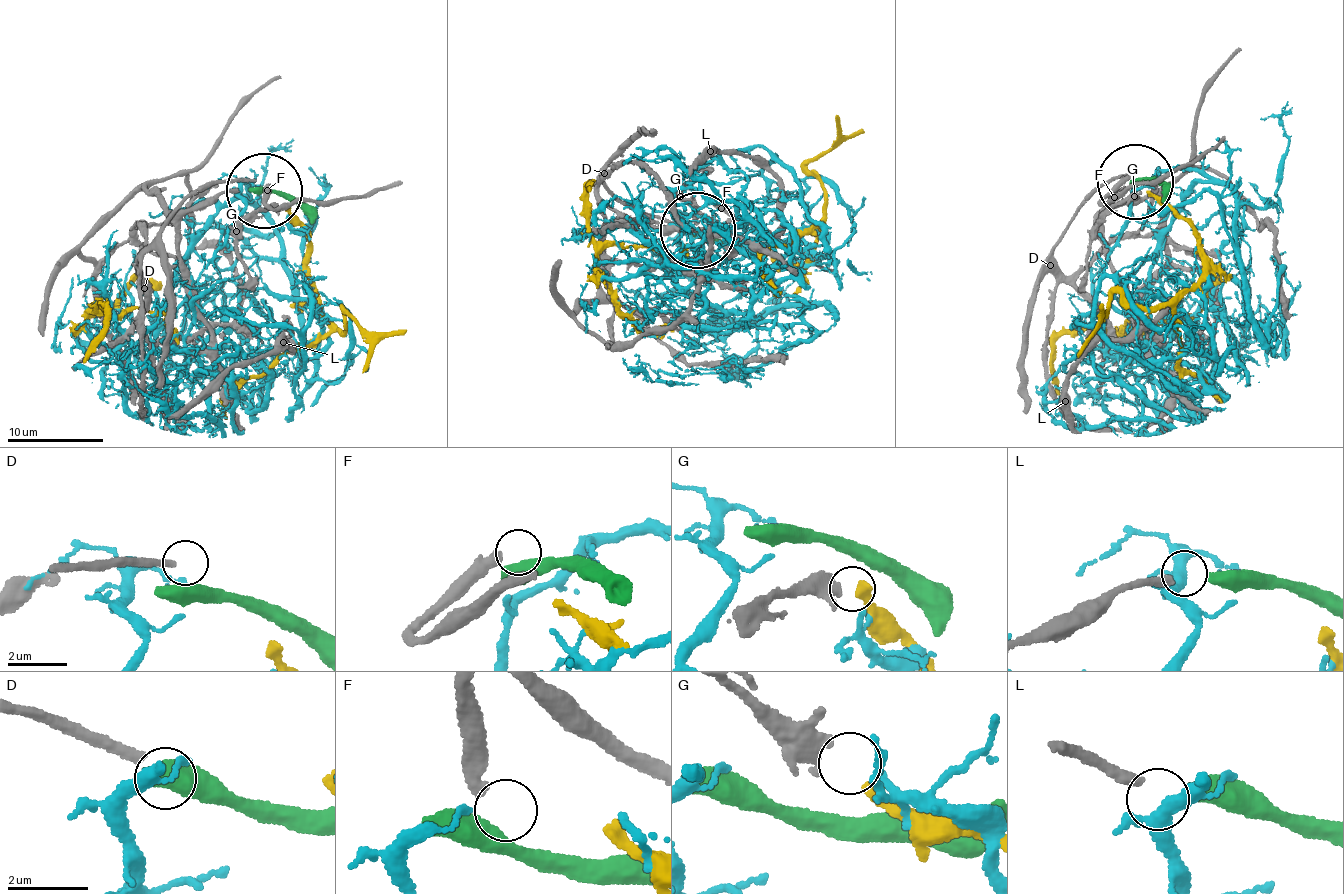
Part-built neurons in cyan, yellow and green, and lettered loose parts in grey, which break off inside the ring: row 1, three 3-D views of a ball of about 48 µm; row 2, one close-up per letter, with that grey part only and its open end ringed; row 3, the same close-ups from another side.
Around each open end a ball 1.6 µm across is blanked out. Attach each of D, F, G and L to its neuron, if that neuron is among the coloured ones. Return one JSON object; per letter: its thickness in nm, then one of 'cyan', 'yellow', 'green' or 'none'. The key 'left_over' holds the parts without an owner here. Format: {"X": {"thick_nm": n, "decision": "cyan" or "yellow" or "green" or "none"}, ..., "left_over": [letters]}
{"D": {"thick_nm": 240, "decision": "none"}, "F": {"thick_nm": 400, "decision": "none"}, "G": {"thick_nm": 400, "decision": "yellow"}, "L": {"thick_nm": 280, "decision": "green"}, "left_over": ["D", "F"]}

